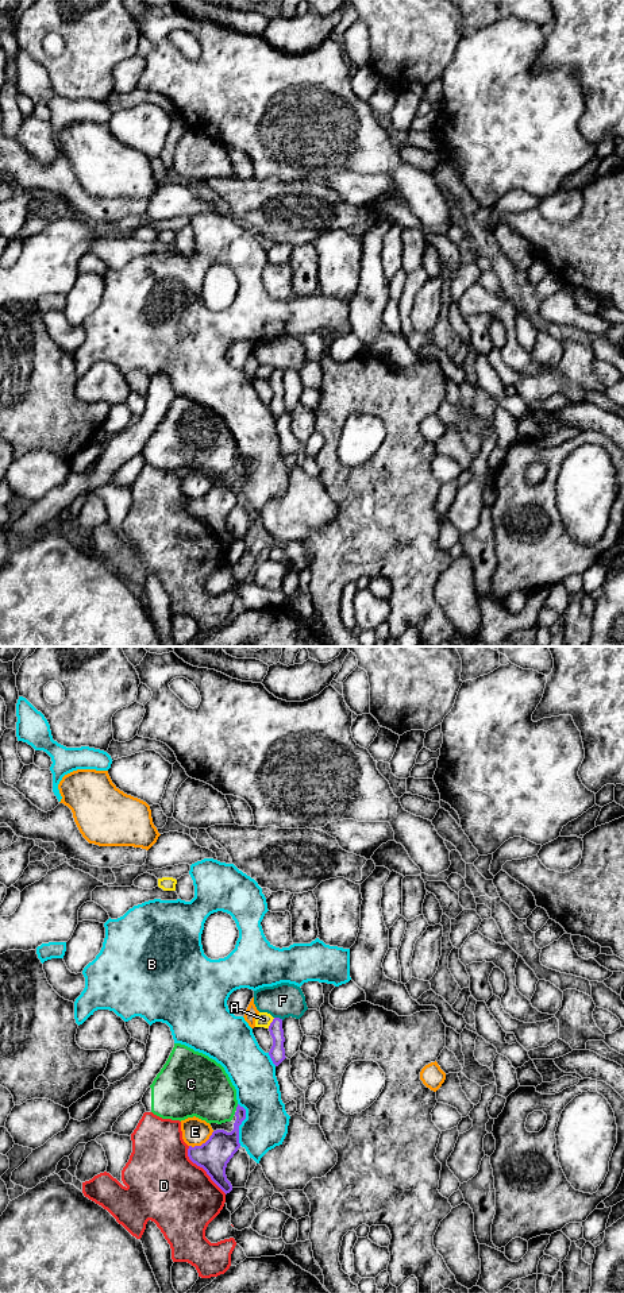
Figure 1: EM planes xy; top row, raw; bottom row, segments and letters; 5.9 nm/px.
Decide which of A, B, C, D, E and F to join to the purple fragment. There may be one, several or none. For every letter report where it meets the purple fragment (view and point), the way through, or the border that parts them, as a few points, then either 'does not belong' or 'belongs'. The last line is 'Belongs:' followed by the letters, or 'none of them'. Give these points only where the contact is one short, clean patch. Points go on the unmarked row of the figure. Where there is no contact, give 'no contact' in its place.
A: contact xy (270, 375); border xy (274, 370), (268, 379); does not belong
B: contact xy (241, 475); does not belong
C: contact xy (237, 459); does not belong
D: contact xy (203, 520); does not belong
E: contact xy (203, 496); does not belong
F: contact xy (278, 370); does not belong
Belongs: none of them

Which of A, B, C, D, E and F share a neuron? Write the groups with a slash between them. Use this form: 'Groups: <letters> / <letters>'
Groups: A / B / C / D / E / F

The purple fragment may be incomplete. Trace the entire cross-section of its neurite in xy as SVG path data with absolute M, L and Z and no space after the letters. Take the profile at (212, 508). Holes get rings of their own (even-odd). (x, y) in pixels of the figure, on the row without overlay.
M238 456L235 464L236 472L234 482L227 485L216 482L209 491L201 498L189 498L188 509L197 518L203 520L211 532L227 547L232 543L231 534L227 532L226 520L230 512L240 499L239 478L246 471L246 462Z

